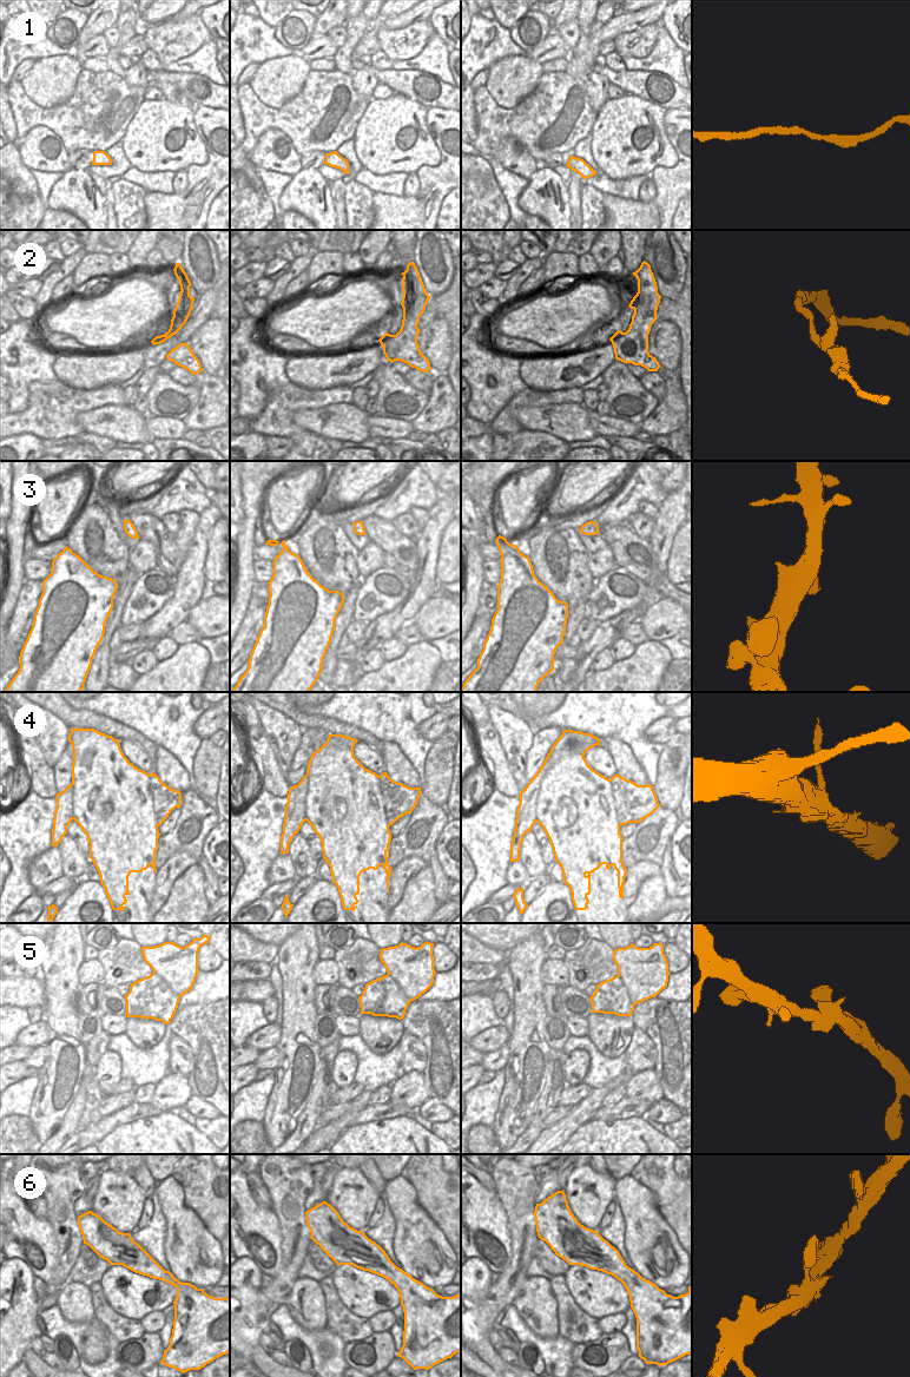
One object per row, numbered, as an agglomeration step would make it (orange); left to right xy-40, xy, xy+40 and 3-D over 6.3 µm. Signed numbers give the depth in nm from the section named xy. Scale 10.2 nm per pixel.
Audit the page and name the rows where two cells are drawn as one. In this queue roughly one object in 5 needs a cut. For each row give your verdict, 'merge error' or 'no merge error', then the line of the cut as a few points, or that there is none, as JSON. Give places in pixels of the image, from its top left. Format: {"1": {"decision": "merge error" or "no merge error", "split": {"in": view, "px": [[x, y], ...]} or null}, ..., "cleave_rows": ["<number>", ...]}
{"1": {"decision": "no merge error", "split": null}, "2": {"decision": "no merge error", "split": null}, "3": {"decision": "no merge error", "split": null}, "4": {"decision": "no merge error", "split": null}, "5": {"decision": "no merge error", "split": null}, "6": {"decision": "no merge error", "split": null}, "cleave_rows": []}

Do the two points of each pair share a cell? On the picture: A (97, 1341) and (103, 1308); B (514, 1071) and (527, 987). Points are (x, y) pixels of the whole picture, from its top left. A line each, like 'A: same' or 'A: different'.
A: different
B: same

